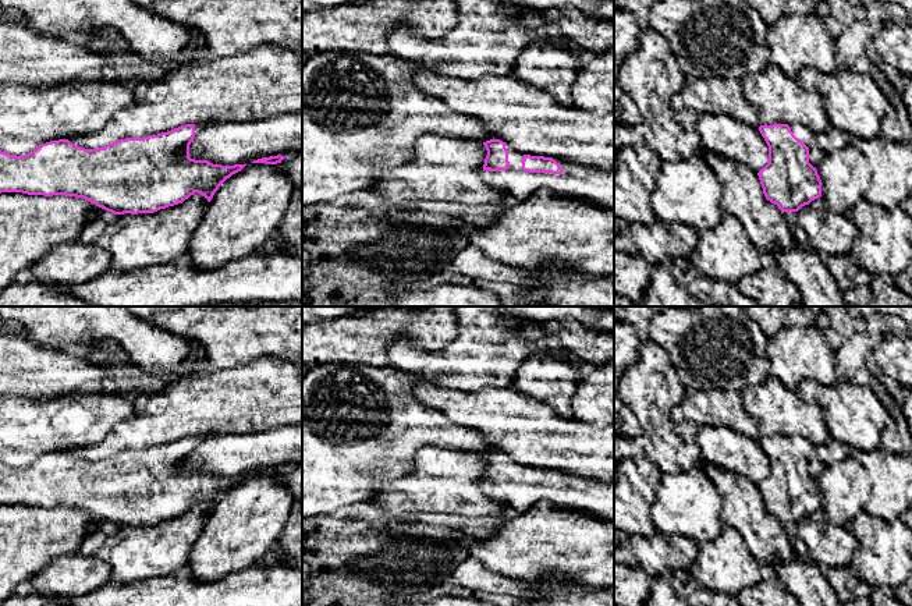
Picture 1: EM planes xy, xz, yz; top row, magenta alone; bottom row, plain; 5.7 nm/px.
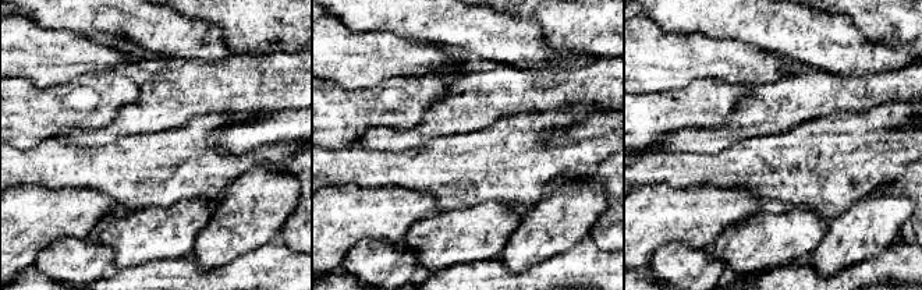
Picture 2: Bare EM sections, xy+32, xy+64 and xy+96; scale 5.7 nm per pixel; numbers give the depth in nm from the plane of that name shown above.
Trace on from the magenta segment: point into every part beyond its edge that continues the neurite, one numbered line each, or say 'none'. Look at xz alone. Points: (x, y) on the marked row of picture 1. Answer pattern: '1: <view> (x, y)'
1: xz (595, 184)

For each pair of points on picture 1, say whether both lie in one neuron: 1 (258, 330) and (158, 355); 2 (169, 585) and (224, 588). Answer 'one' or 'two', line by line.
1: two
2: one

